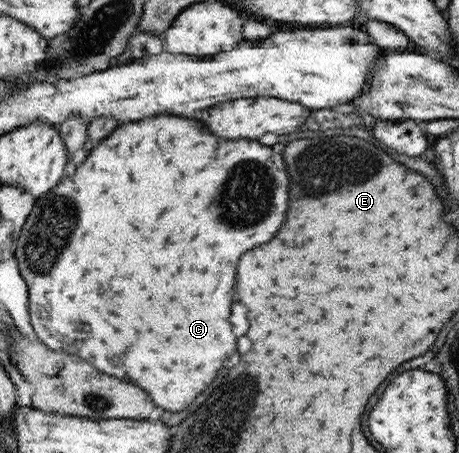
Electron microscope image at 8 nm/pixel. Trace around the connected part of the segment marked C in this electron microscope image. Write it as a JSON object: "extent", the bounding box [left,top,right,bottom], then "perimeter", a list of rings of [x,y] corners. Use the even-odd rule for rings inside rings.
{"extent":[16,115,288,411],"perimeter":[[[158,115],[144,119],[144,123],[124,123],[96,145],[82,165],[72,167],[68,177],[64,177],[54,191],[37,200],[17,242],[16,255],[30,286],[33,325],[38,336],[50,348],[66,349],[65,352],[74,353],[94,367],[100,367],[100,371],[108,371],[108,375],[116,375],[118,379],[144,387],[144,391],[156,399],[156,405],[166,411],[182,411],[216,379],[222,363],[236,351],[236,335],[232,331],[232,323],[228,321],[234,299],[236,265],[244,251],[264,245],[280,229],[288,209],[288,166],[284,163],[283,154],[274,153],[270,146],[250,139],[226,143],[224,139],[210,135],[198,121],[176,115]]]}

